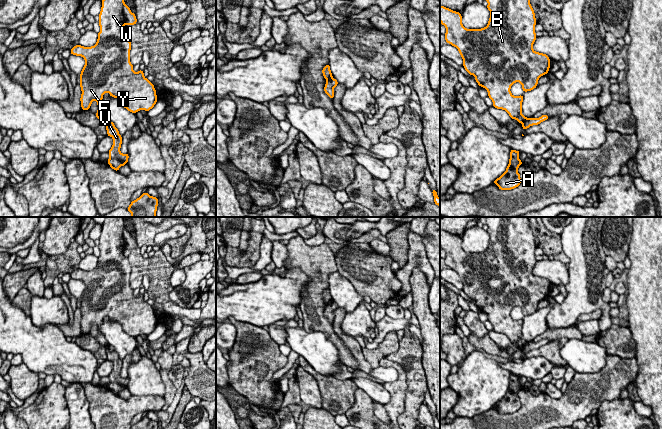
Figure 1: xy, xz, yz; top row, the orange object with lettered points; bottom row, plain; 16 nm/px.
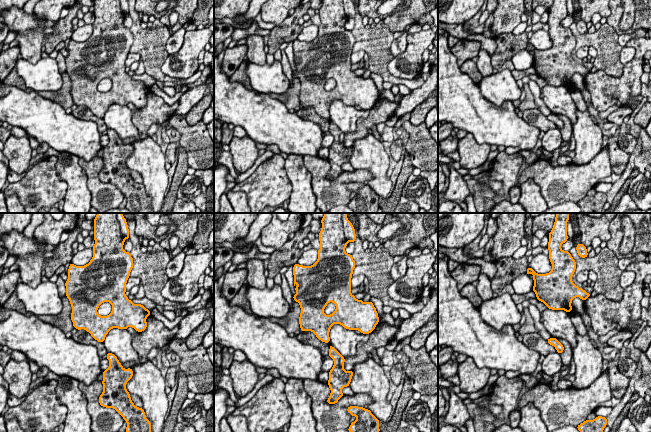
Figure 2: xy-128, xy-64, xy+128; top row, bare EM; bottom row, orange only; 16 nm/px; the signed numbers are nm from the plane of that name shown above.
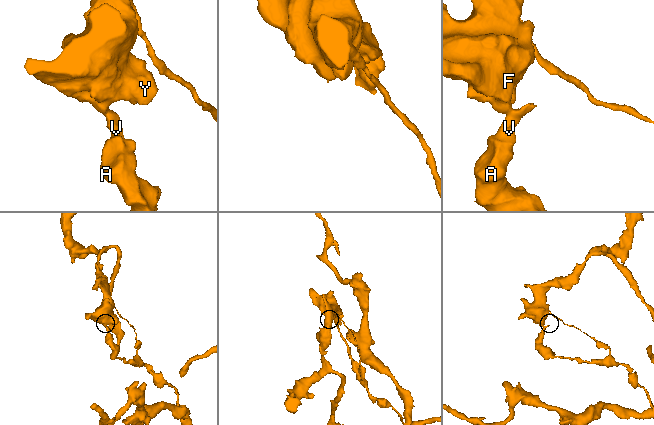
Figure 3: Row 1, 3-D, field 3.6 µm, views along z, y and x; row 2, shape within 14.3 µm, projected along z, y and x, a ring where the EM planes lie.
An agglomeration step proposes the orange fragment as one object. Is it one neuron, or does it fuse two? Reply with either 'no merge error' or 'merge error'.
merge error

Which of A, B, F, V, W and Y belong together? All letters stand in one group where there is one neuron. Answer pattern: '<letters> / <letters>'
A V / B F W Y

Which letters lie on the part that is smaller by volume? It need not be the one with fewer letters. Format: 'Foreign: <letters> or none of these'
Foreign: A, V

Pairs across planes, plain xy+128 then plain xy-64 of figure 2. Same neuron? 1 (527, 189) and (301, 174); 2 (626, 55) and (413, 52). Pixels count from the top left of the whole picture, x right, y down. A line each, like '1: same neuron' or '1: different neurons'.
1: same neuron
2: different neurons

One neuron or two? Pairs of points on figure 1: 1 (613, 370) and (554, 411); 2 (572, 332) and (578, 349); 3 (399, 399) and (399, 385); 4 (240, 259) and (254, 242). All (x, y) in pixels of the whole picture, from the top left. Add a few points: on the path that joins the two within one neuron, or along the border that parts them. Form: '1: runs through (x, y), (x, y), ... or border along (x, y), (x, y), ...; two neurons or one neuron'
1: runs through (598, 385), (588, 390), (569, 408); one neuron
2: border along (569, 338), (581, 340); two neurons
3: runs through (399, 396), (399, 388); one neuron
4: runs through (245, 256), (254, 247); one neuron

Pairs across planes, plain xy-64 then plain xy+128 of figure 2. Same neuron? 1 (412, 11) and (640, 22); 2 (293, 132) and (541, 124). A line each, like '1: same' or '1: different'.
1: same
2: different

